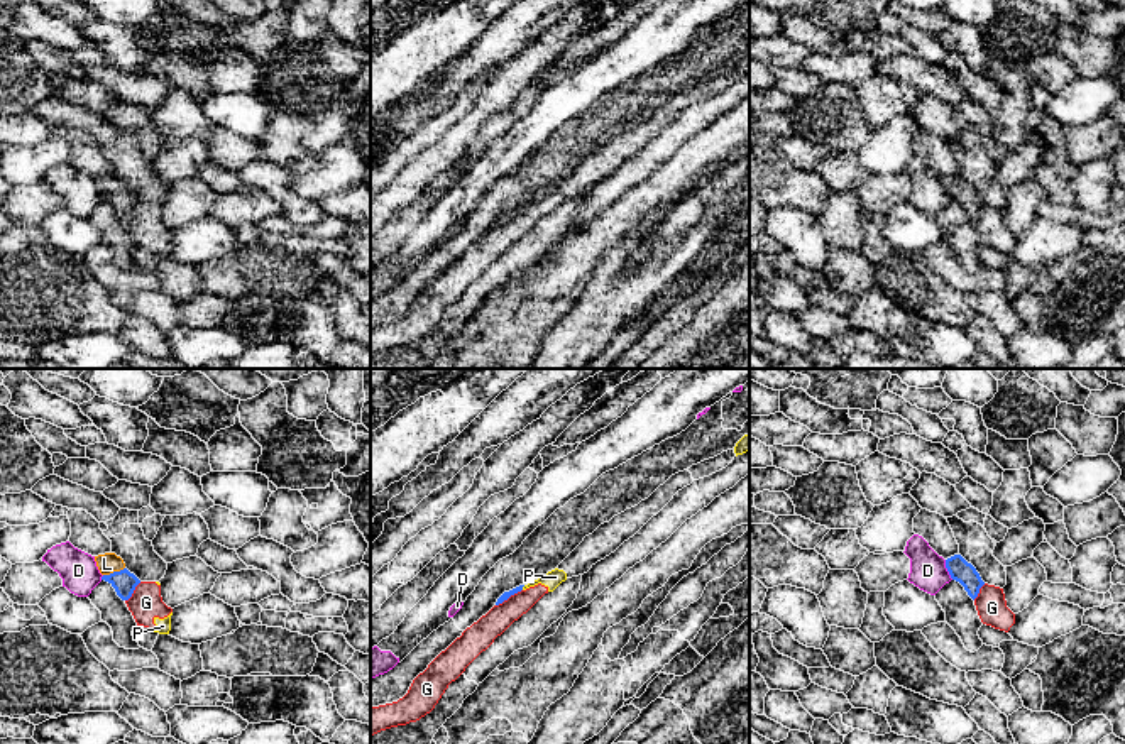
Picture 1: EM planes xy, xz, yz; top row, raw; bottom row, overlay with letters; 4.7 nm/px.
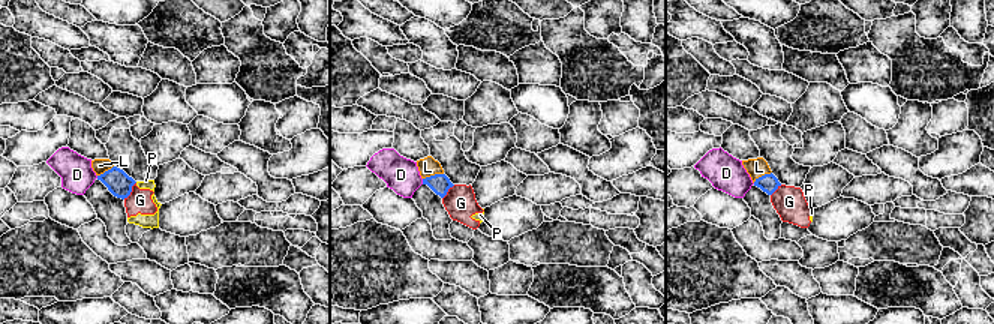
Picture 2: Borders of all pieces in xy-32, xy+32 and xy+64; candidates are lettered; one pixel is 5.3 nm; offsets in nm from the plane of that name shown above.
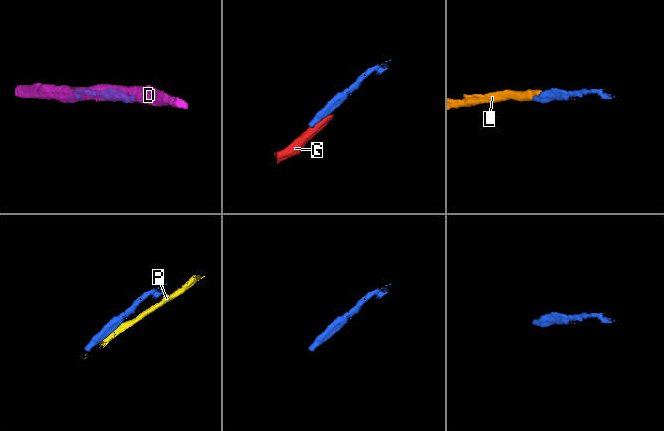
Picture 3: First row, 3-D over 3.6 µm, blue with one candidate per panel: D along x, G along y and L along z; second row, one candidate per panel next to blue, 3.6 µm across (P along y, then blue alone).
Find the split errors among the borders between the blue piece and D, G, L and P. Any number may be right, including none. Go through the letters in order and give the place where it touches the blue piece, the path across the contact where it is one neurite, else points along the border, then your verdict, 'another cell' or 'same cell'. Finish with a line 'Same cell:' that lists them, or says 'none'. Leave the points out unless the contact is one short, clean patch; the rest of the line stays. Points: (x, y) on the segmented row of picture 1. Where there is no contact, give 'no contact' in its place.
D: contact yz (948, 570); another cell
G: contact xz (508, 597); border xz (521, 589), (496, 606); another cell
L: contact xy (114, 572); way xy (124, 582), (114, 572), (107, 563); same cell
P: contact xz (523, 585); border xz (525, 585), (521, 589); another cell
Same cell: L

